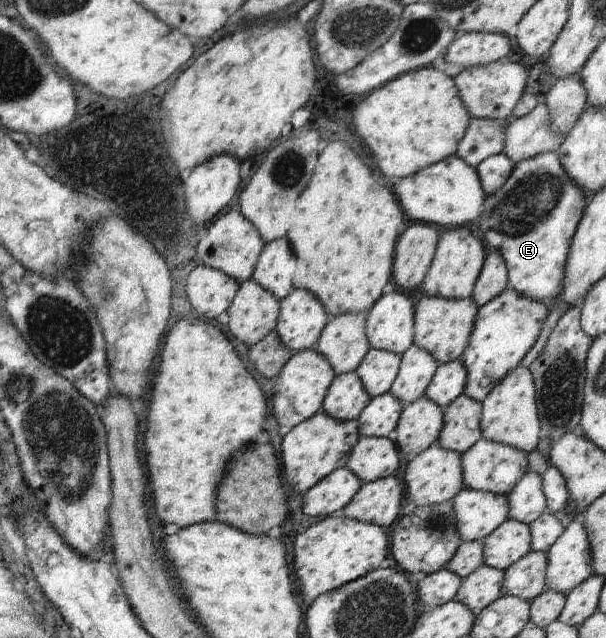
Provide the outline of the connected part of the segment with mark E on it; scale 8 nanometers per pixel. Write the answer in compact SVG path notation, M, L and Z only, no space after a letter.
M556 152L541 153L514 164L501 188L485 197L480 214L482 225L486 225L484 241L504 258L510 289L537 302L561 296L568 250L586 207L586 196L568 177Z

